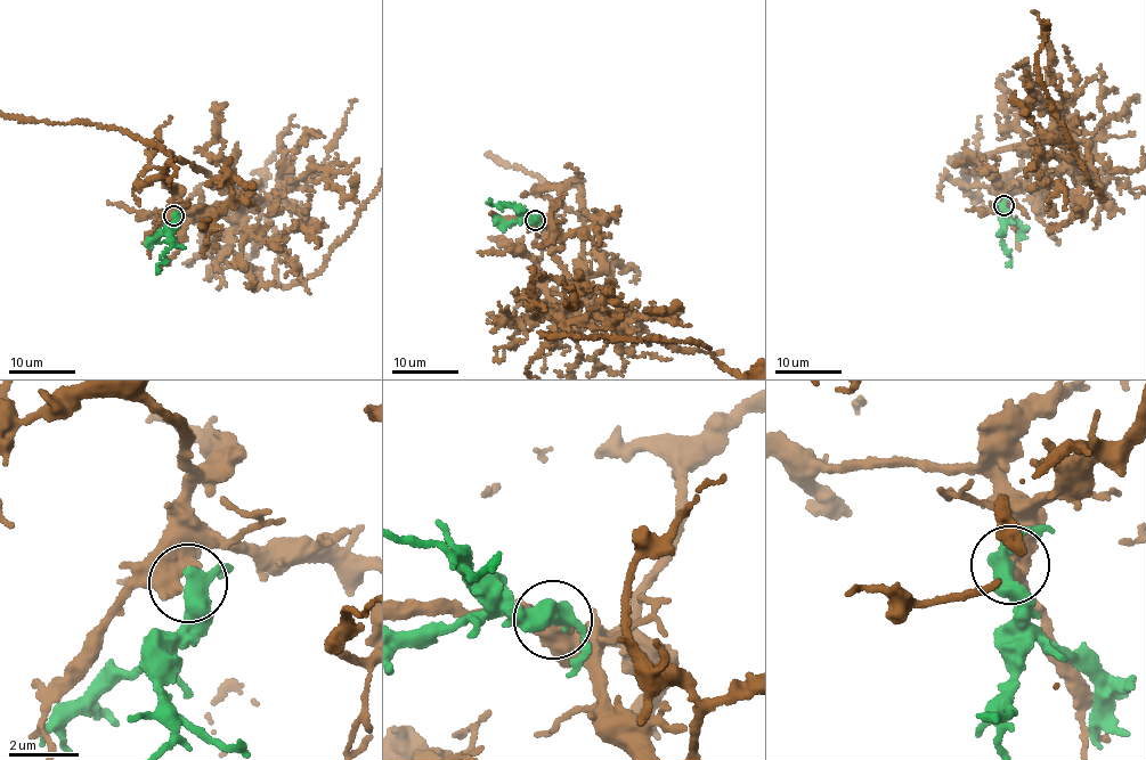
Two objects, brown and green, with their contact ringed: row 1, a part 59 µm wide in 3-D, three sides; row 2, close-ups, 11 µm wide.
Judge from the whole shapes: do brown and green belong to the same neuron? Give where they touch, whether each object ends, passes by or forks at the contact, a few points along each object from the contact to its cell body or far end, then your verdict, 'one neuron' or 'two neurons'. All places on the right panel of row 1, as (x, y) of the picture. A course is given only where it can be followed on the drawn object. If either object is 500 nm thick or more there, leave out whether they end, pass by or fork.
at (1004, 205); brown runs (1005, 205), (1043, 155), (1084, 140), (1102, 197), (1041, 81), (1037, 57), (1046, 23), (1035, 11); green runs (1004, 205), (1006, 225), (1001, 237), (1012, 267); two neurons

